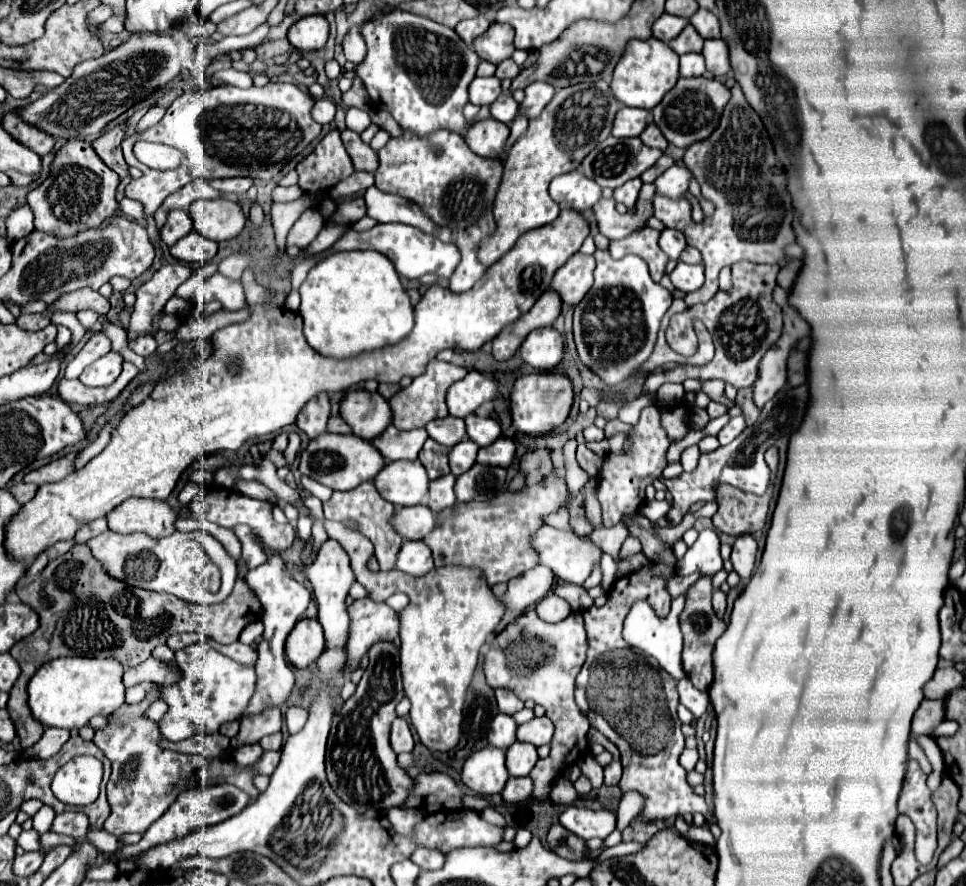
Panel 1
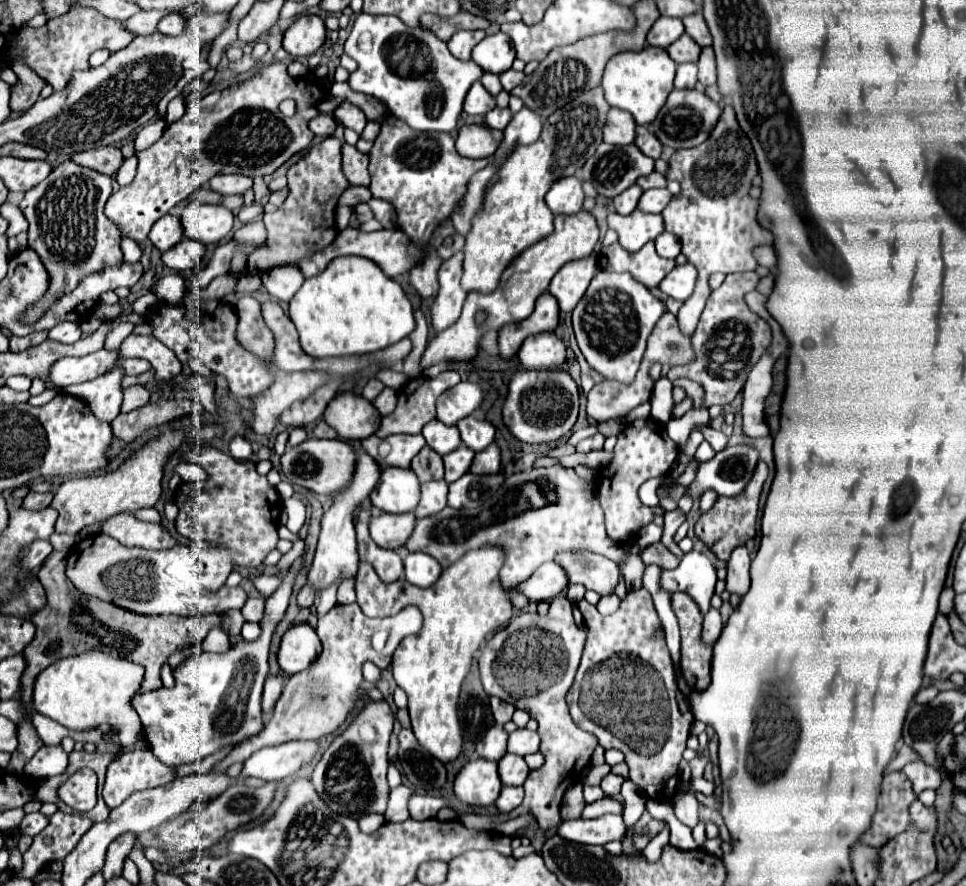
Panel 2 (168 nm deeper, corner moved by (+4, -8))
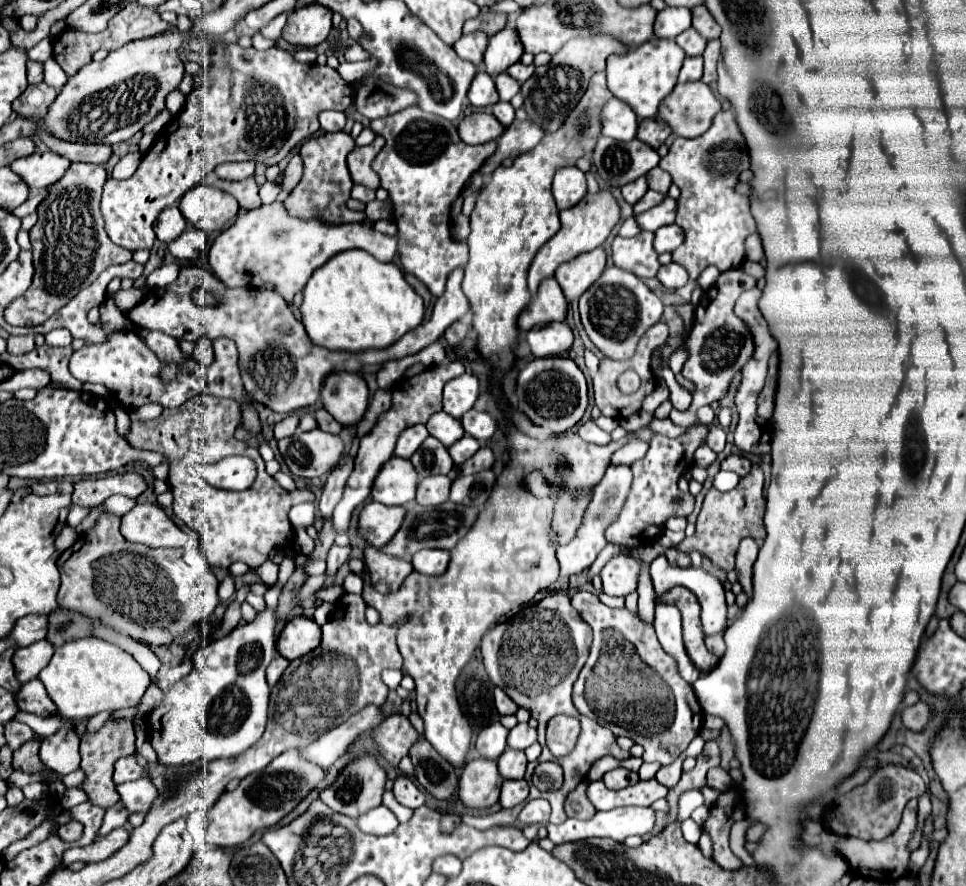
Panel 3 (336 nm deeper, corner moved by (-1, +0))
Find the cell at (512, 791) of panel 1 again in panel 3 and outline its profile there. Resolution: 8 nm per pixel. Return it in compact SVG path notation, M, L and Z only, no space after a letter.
M525 779L505 781L503 787L501 787L499 803L501 803L501 807L515 807L515 805L519 805L527 799L527 793L529 793L529 787L527 787Z

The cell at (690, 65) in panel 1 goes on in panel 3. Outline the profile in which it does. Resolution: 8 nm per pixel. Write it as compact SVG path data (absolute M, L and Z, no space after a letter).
M685 57L679 73L679 83L699 81L701 75L703 75L703 57Z

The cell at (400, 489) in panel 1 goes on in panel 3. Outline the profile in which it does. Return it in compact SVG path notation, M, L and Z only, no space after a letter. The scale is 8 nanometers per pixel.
M391 457L383 463L373 481L371 497L383 505L407 505L415 499L415 489L419 483L419 475L409 459Z

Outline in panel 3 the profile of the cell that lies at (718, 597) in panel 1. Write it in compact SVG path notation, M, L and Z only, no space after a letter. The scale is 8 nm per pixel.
M721 635L707 637L705 643L707 643L707 647L709 647L709 651L711 651L713 655L717 655L719 659L723 657L723 653L725 653L725 643L723 643L723 637L721 637Z

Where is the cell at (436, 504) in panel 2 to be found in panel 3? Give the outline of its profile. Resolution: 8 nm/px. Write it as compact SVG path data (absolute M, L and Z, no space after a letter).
M447 475L425 477L417 485L417 497L415 497L415 501L423 503L427 507L445 503L449 499L449 487L451 487L451 479Z

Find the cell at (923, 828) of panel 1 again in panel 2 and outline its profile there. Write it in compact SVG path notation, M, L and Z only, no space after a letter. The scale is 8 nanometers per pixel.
M902 771L888 773L882 781L882 795L870 831L862 837L864 843L882 847L894 835L906 831L912 823L910 803L916 799L910 779Z

